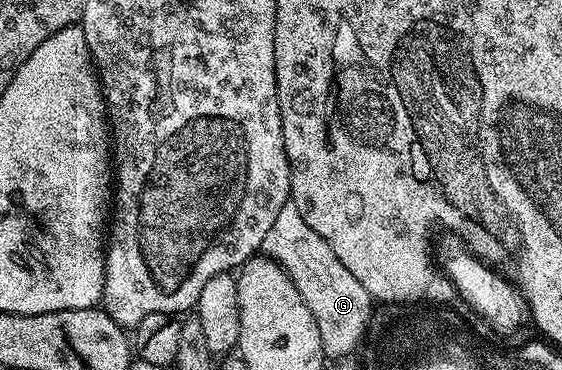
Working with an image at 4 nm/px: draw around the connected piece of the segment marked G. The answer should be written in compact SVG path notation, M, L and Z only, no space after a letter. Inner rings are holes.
M288 201L284 208L280 208L280 216L276 216L272 228L268 228L268 236L264 236L261 253L281 264L296 284L304 304L308 304L308 312L316 316L323 351L357 351L363 345L372 313L370 294L360 280L356 280L356 276L336 260L336 252L328 248L323 238L316 236L316 232L304 224L304 216L300 216L300 208L296 208L294 202Z

